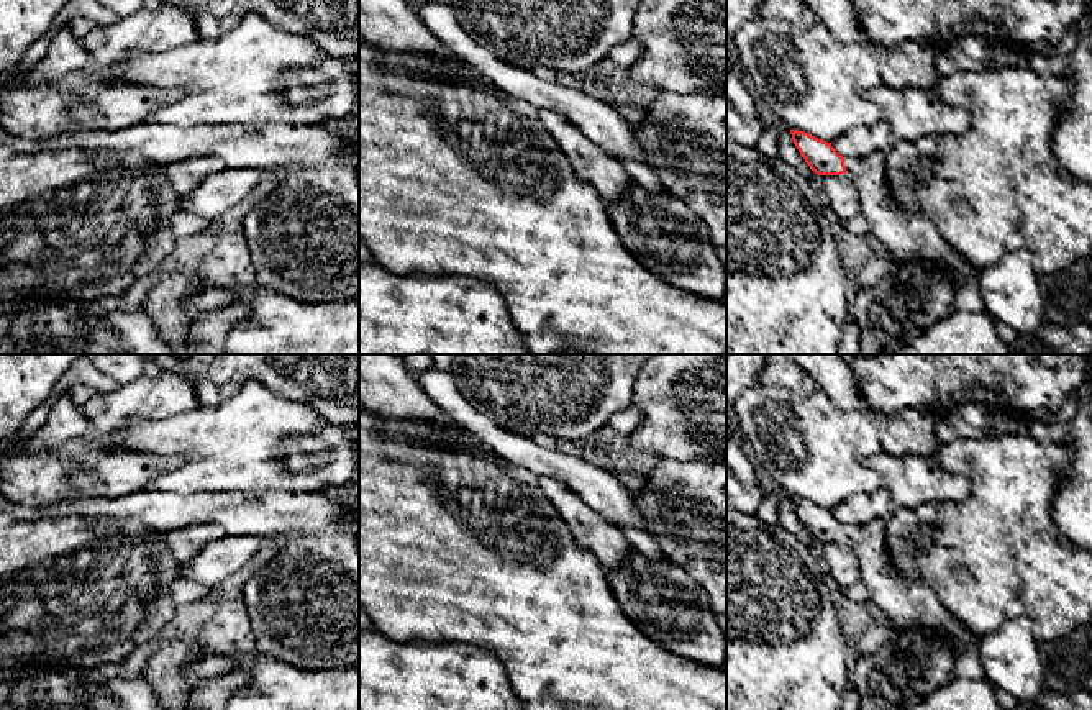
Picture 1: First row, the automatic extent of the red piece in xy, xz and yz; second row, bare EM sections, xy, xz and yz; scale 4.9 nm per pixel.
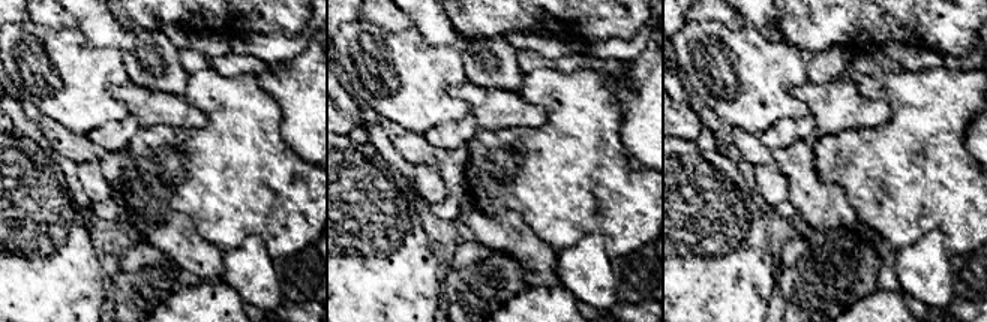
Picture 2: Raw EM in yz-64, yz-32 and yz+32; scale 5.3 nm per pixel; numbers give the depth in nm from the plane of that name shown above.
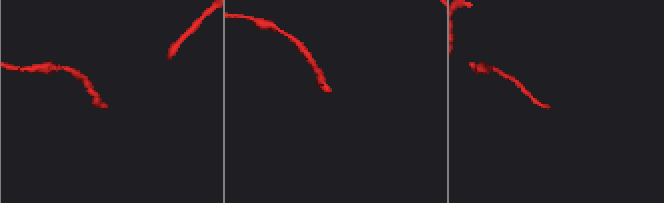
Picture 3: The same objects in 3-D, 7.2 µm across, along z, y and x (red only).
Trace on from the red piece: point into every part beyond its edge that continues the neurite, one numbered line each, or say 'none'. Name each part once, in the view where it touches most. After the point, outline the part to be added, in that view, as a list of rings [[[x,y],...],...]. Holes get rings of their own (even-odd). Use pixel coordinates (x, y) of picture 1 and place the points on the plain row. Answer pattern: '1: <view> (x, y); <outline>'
1: yz (907, 602); [[[885,517],[864,525],[844,525],[846,543],[859,559],[861,580],[871,600],[899,628],[928,630],[959,654],[969,648],[972,635],[946,610],[920,576],[910,579],[899,571],[887,548]]]

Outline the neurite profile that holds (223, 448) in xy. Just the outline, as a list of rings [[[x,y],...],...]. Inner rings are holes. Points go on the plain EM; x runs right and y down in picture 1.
[[[256,380],[243,387],[228,400],[215,405],[200,405],[193,412],[177,415],[164,421],[146,421],[133,418],[128,425],[107,436],[113,444],[134,453],[154,456],[175,456],[182,464],[174,471],[161,474],[152,489],[179,495],[216,494],[226,490],[264,492],[338,492],[343,485],[359,477],[359,453],[344,428],[321,418],[313,408],[289,402]]]

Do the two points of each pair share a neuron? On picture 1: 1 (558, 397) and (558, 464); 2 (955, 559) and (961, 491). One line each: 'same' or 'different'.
1: different
2: different

